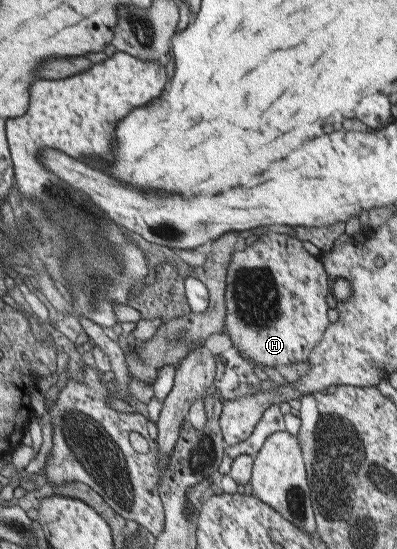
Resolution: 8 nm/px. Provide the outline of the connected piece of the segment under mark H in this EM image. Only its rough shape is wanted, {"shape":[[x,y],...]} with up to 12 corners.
{"shape":[[269,231],[226,270],[228,336],[252,364],[306,363],[328,276]]}

